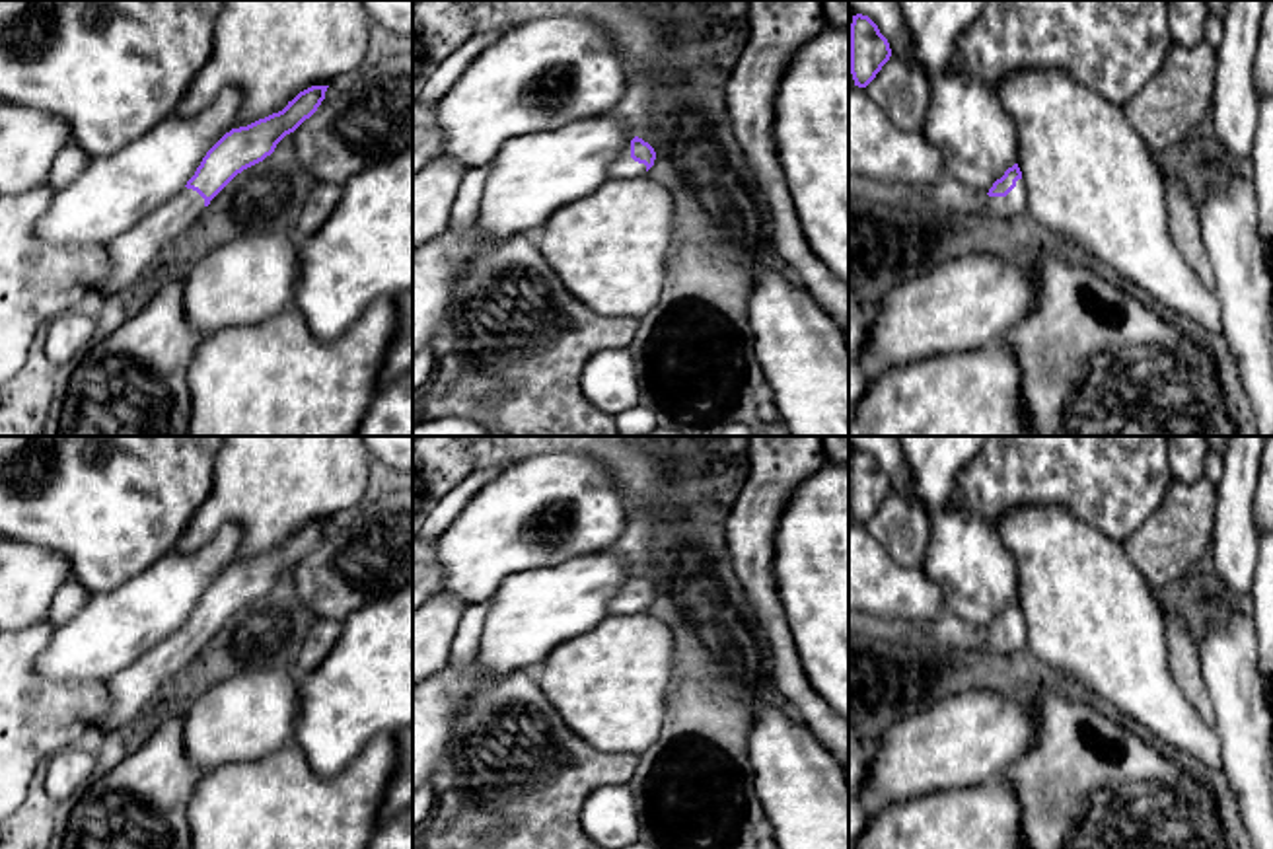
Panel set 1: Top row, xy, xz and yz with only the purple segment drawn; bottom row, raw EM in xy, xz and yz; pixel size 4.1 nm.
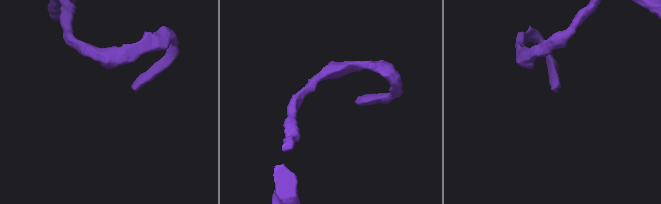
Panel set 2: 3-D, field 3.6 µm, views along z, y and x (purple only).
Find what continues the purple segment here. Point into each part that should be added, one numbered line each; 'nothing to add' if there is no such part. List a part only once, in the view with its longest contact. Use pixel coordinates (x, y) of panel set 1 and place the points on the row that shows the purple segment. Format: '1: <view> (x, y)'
1: yz (1011, 205)

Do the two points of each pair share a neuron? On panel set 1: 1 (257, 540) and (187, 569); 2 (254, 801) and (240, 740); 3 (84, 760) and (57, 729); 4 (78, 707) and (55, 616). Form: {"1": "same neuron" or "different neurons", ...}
{"1": "different neurons", "2": "different neurons", "3": "different neurons", "4": "different neurons"}

